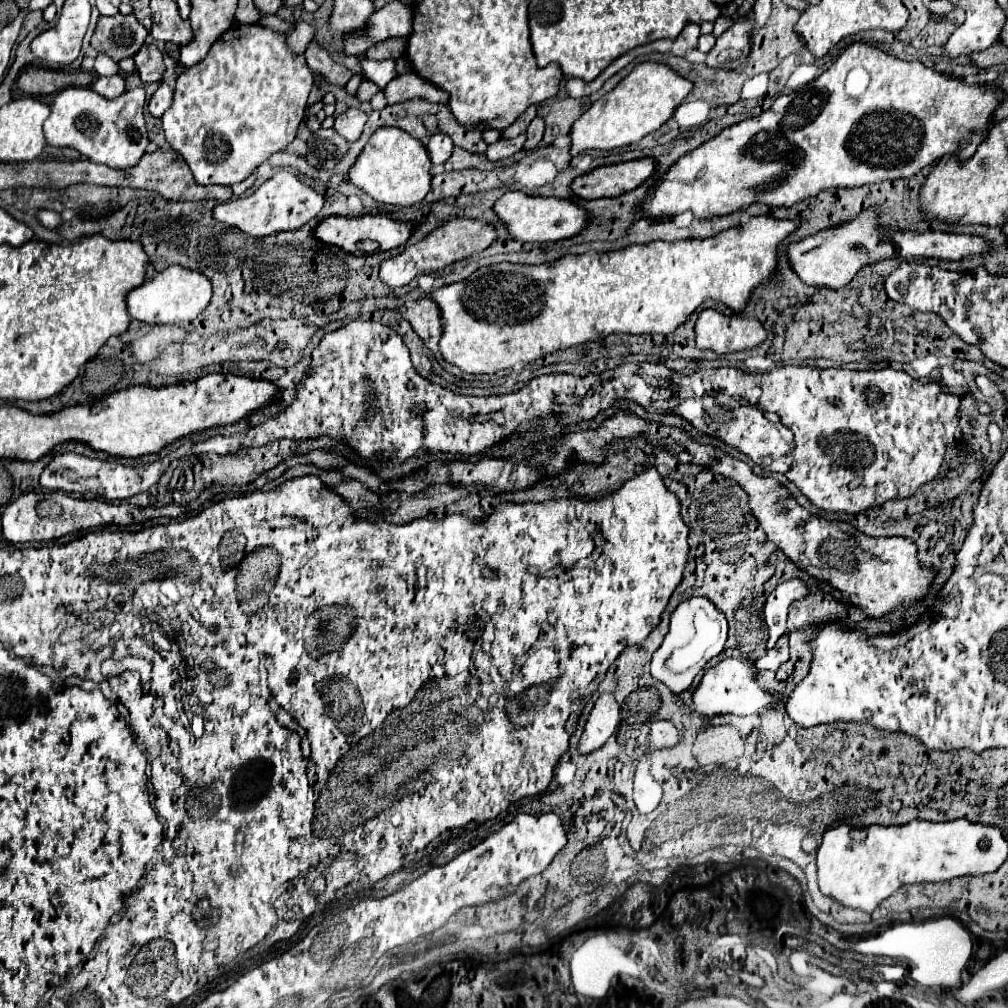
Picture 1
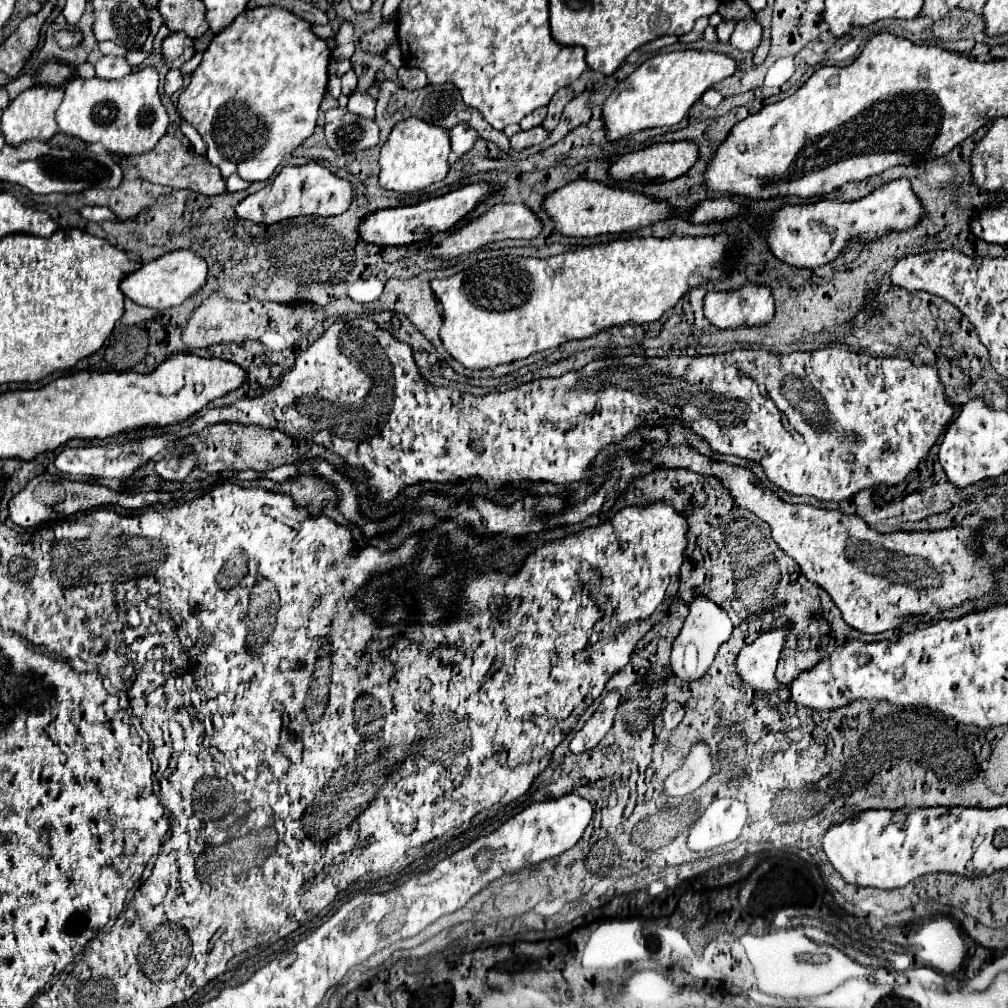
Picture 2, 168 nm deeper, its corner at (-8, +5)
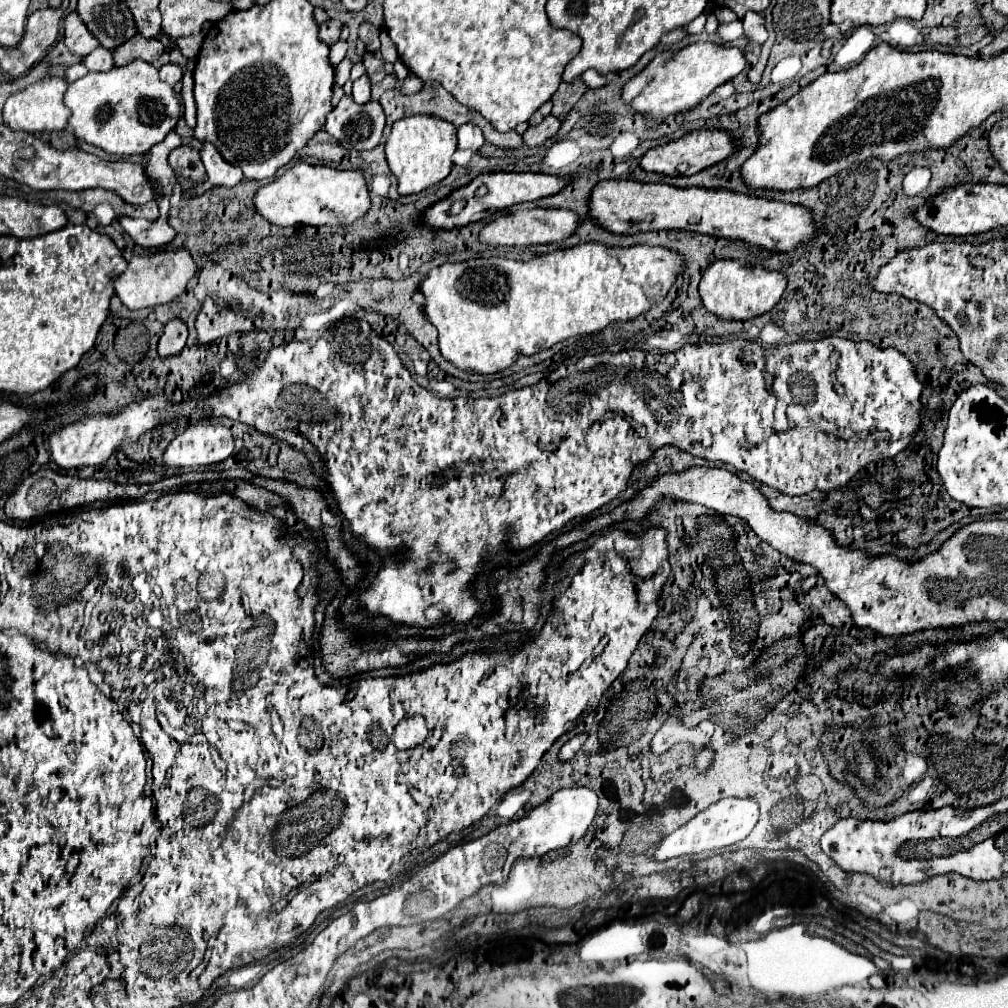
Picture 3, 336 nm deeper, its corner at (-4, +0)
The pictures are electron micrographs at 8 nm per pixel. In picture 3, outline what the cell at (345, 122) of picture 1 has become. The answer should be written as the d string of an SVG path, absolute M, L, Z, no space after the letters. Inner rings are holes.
M361 76L353 82L353 98L359 104L371 100L371 80L369 80L369 76Z

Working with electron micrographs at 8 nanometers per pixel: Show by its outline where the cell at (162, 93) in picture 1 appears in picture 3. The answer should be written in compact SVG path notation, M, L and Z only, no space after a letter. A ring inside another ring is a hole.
M167 62L167 64L163 64L159 68L159 76L163 78L163 82L175 86L181 80L181 76L183 76L183 68L177 66L177 64L173 64L173 62Z

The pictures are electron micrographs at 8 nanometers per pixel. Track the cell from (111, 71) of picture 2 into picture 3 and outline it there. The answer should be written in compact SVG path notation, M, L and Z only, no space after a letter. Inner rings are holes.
M97 46L93 52L83 56L81 62L89 72L103 72L103 70L111 70L111 66L115 66L111 52L105 50L103 46Z

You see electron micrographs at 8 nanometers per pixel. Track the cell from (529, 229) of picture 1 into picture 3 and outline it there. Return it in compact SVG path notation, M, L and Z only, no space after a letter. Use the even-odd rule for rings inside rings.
M605 180L591 194L591 216L615 234L635 234L647 230L693 230L701 234L745 240L771 252L793 252L807 238L813 238L815 224L803 206L769 198L749 196L727 188L677 188L671 184L647 184L635 180Z

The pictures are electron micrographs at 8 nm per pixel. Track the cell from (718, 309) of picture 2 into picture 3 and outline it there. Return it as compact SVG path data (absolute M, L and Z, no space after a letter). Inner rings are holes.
M717 258L703 272L699 294L705 308L725 320L749 320L769 312L781 298L787 284L787 276L779 270L767 270L763 266L747 266L741 260Z

